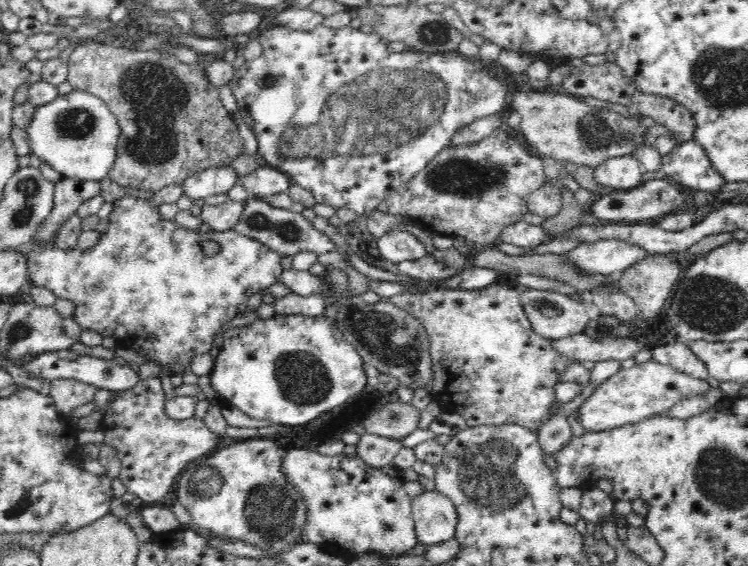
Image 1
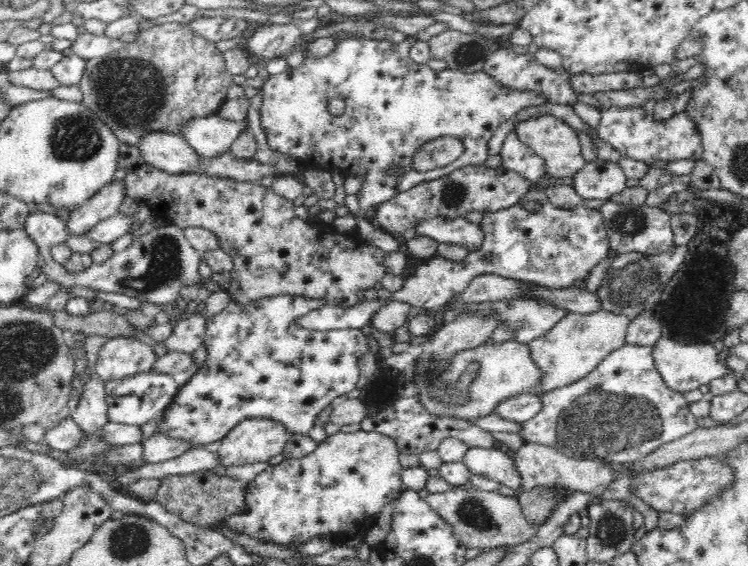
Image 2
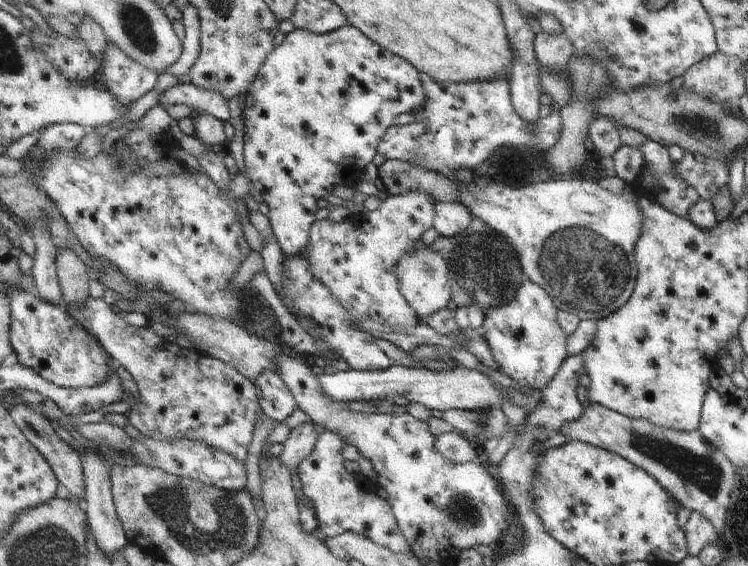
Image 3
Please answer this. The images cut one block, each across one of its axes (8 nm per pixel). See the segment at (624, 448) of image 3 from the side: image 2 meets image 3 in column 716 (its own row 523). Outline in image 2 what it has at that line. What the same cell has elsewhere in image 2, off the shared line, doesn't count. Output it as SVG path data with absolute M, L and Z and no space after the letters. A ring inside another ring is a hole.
M455 486L444 493L430 493L424 500L453 526L454 532L468 548L495 549L518 546L531 541L539 529L539 525L530 524L526 520L516 496L506 496L495 491L487 492L479 488L465 490L461 486Z

